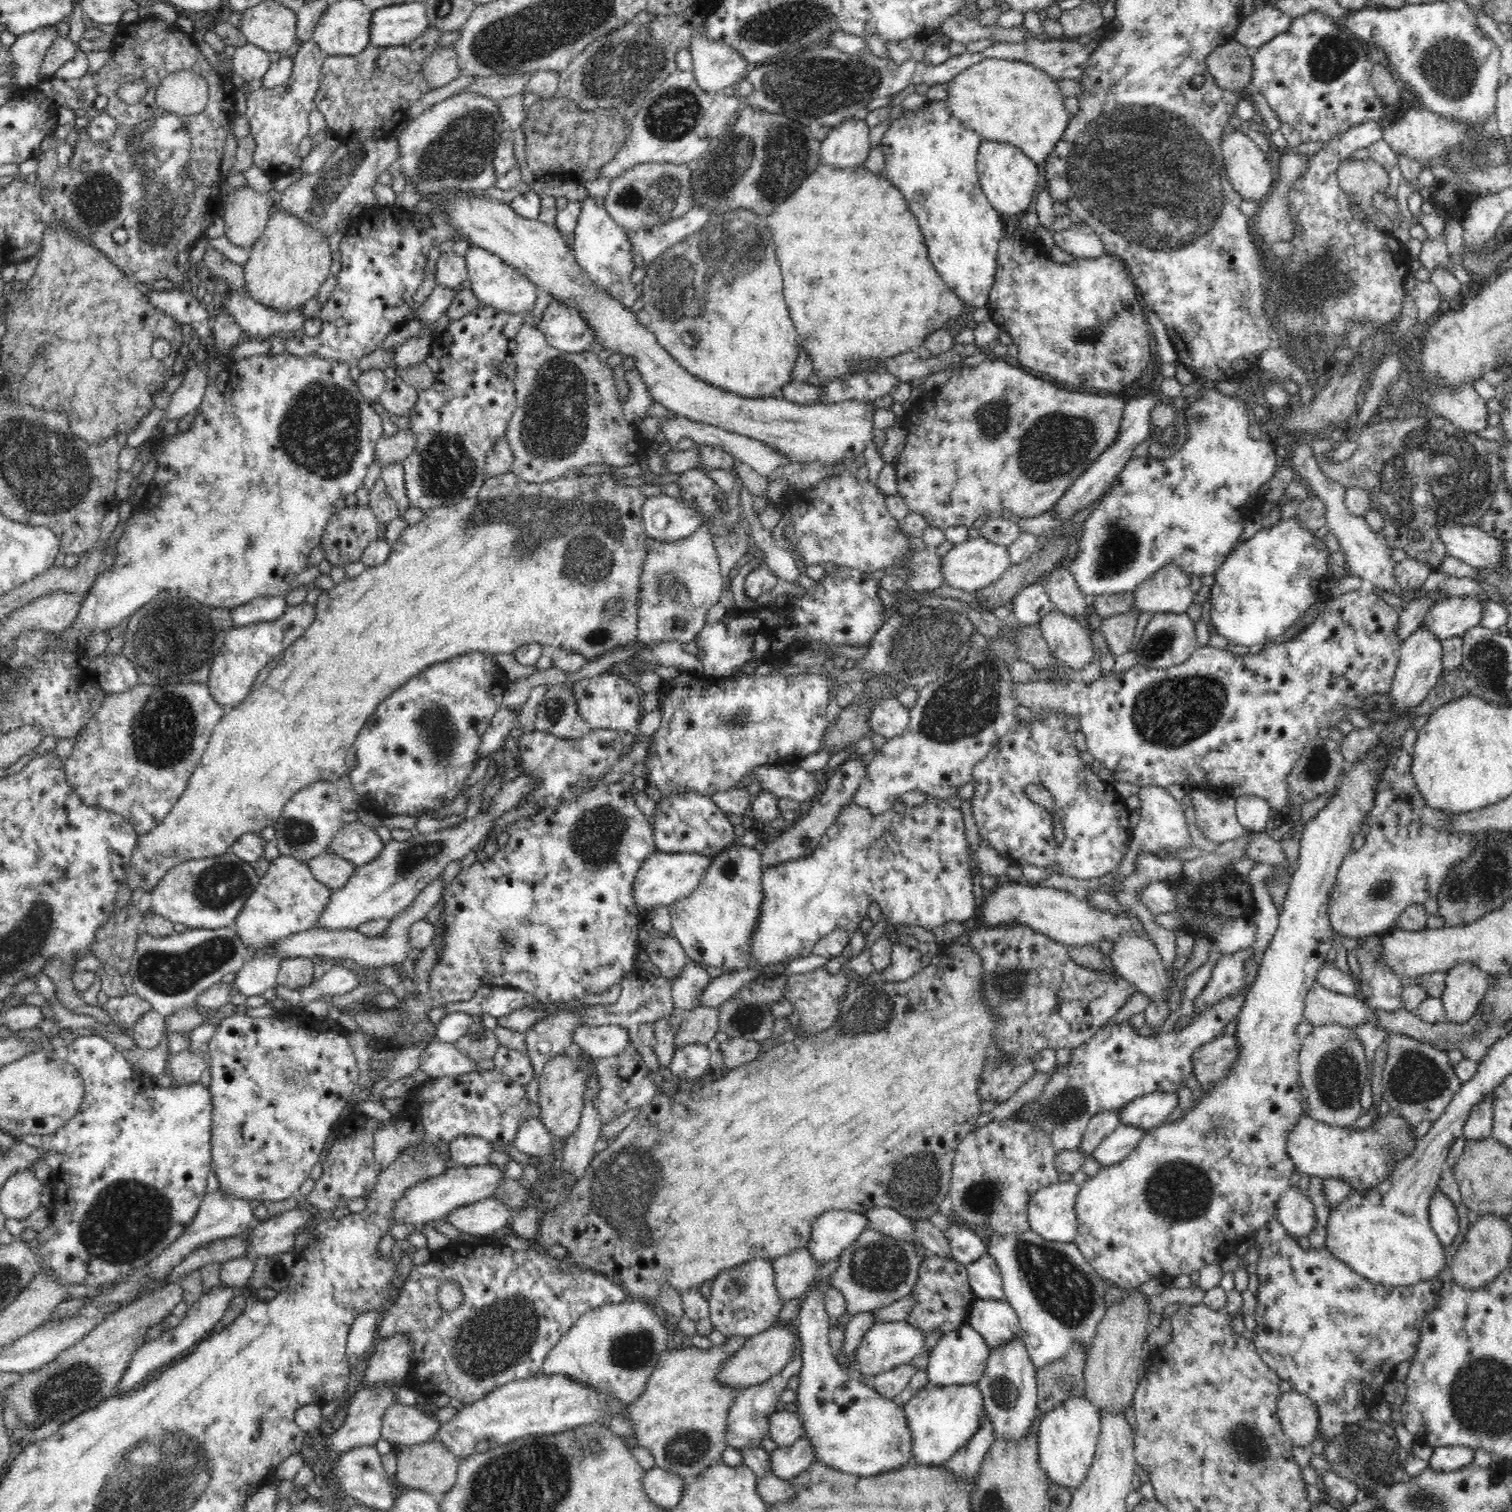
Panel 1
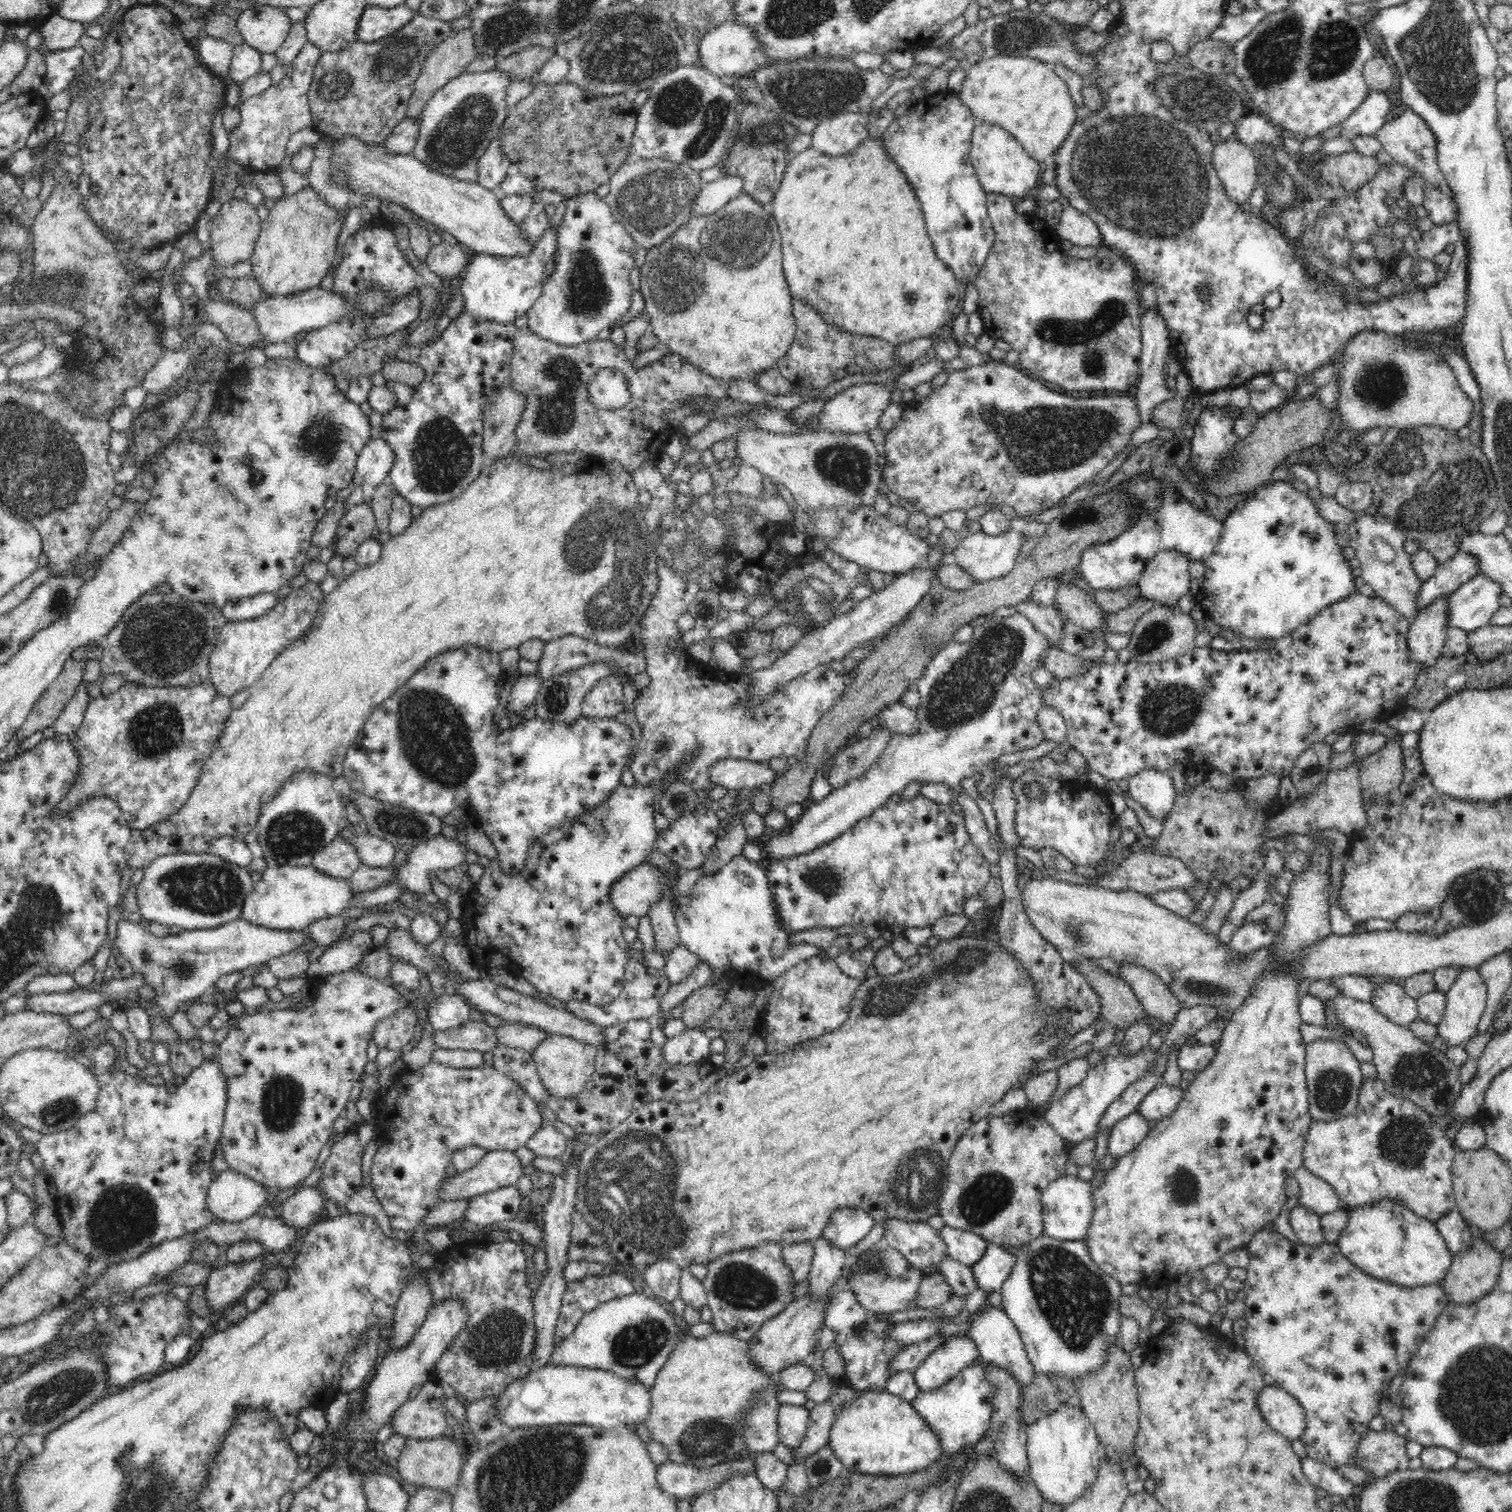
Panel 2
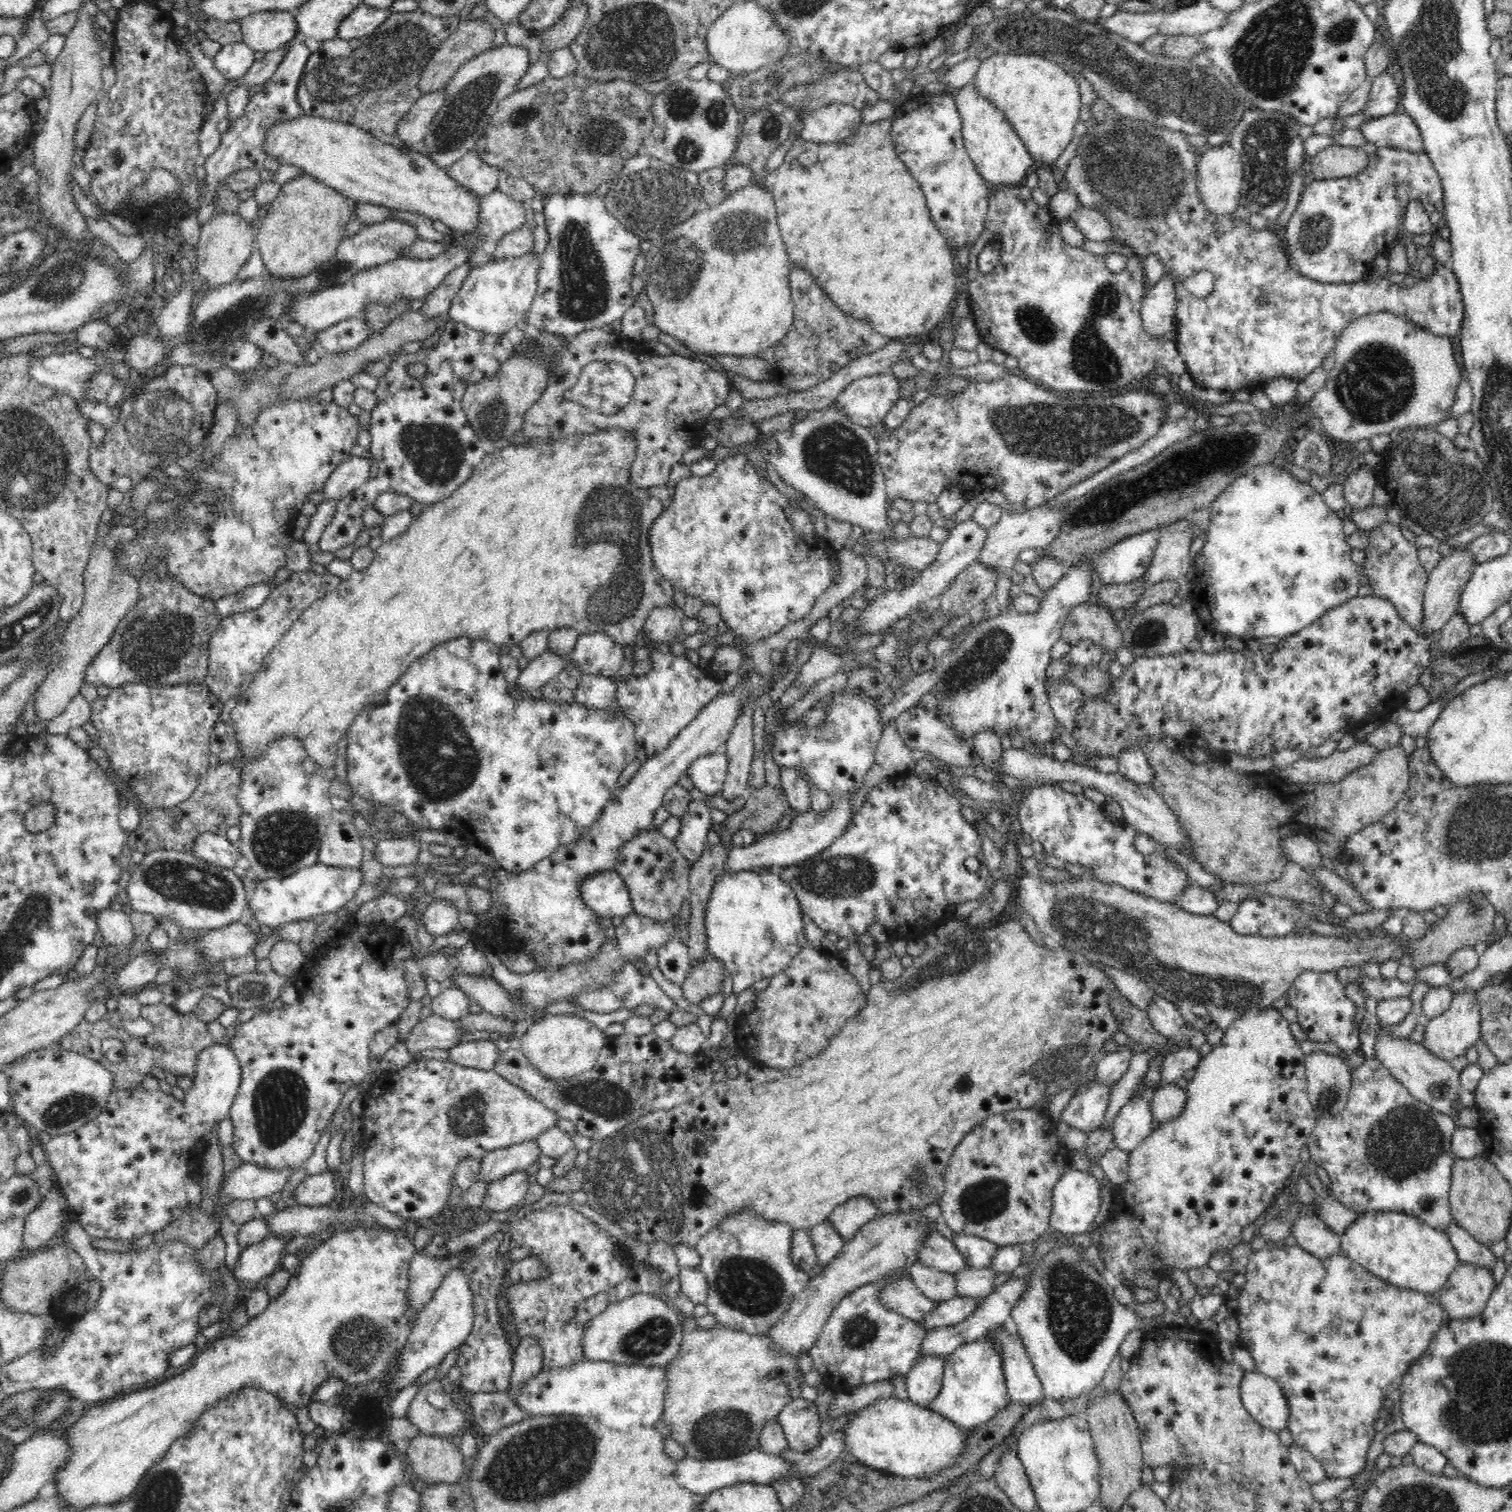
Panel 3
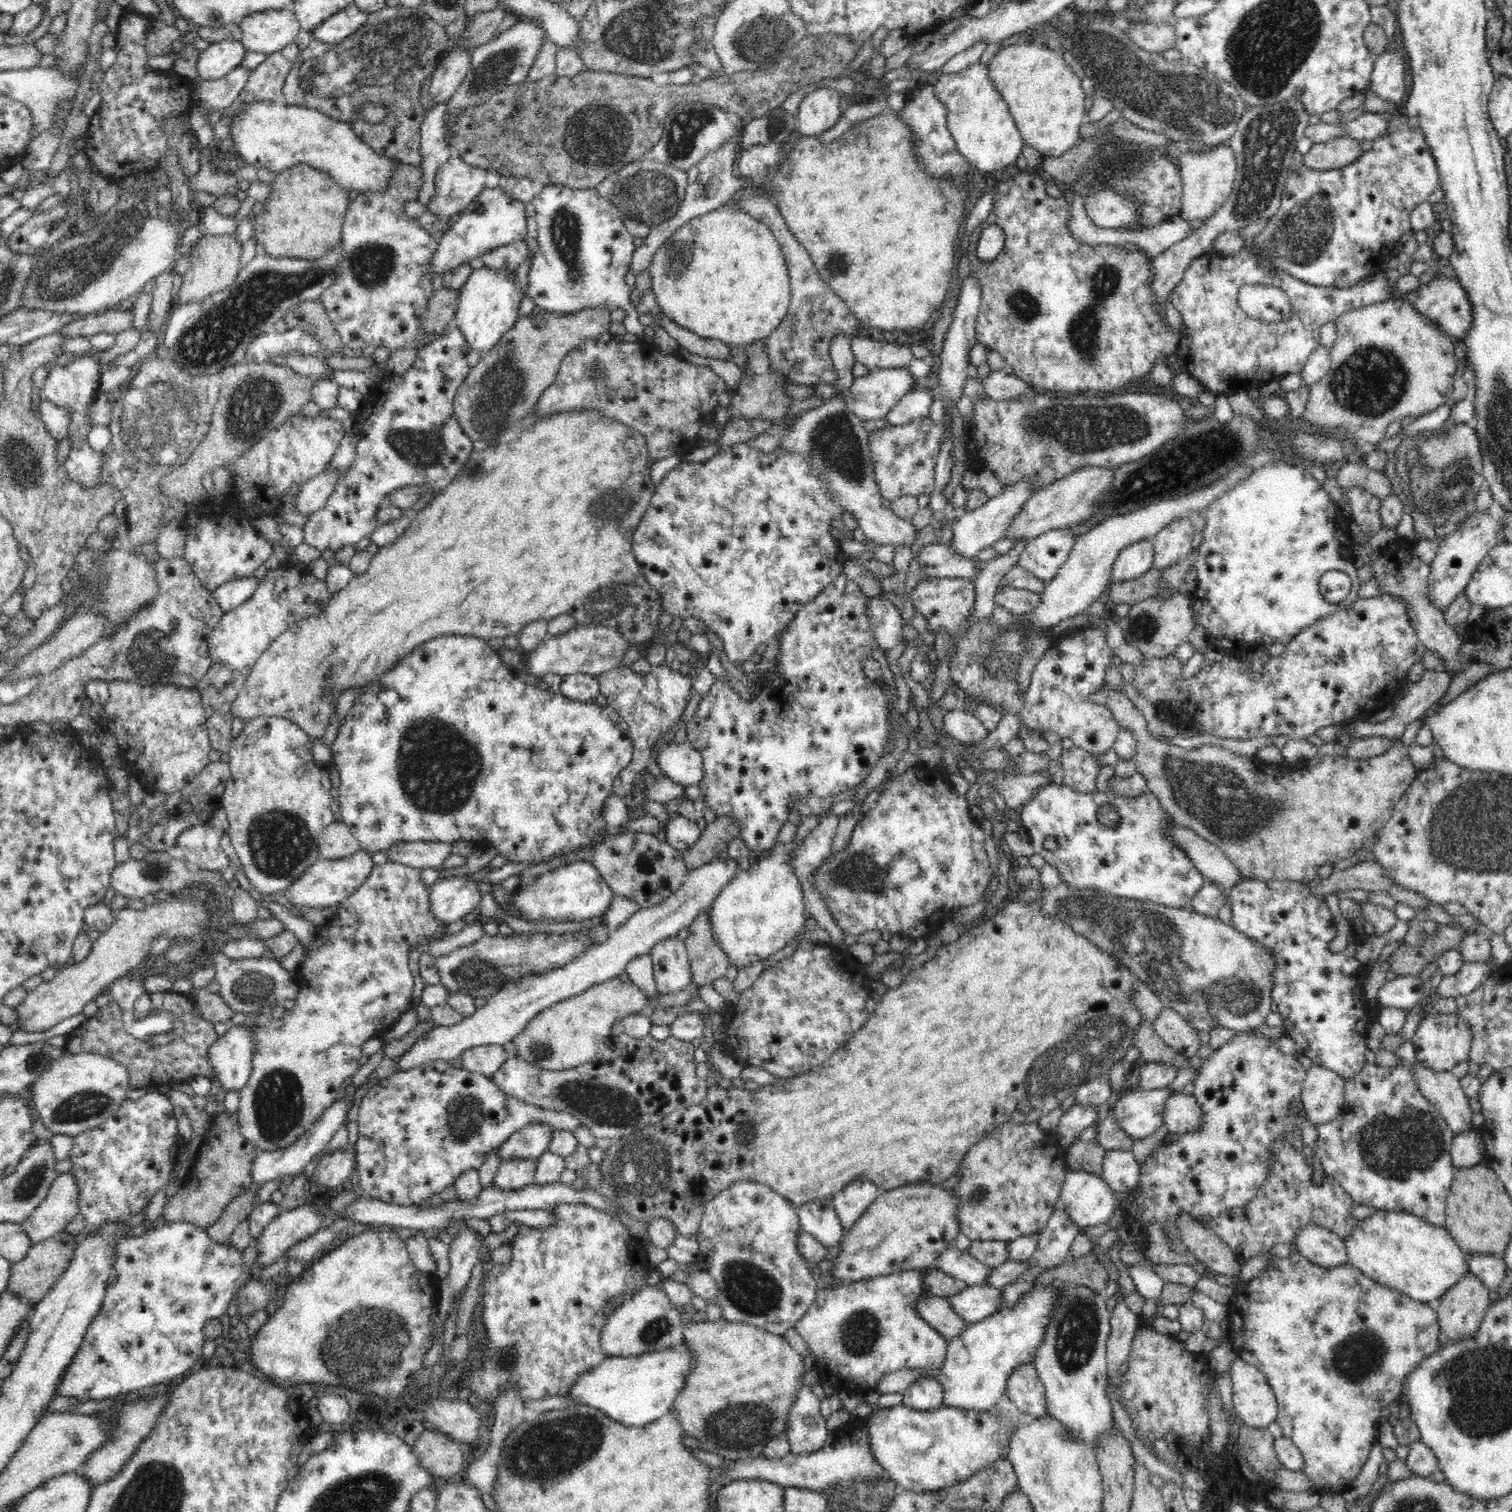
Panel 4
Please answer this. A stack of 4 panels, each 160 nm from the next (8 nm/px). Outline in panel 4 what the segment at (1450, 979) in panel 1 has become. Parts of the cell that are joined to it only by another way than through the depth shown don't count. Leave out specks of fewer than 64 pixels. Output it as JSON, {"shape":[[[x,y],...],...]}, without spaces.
{"shape":[[[1439,1013],[1422,1020],[1414,1031],[1411,1043],[1415,1048],[1415,1060],[1436,1072],[1451,1071],[1459,1062],[1469,1058],[1472,1042],[1472,1031],[1463,1018],[1457,1014]]]}

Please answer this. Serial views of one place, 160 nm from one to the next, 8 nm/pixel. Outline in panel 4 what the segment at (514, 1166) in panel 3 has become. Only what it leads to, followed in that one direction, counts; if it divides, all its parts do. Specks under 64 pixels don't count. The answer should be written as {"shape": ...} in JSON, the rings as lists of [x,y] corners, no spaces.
{"shape":[[[530,1123],[501,1144],[502,1161],[506,1159],[540,1158],[548,1150],[555,1130],[548,1123]]]}

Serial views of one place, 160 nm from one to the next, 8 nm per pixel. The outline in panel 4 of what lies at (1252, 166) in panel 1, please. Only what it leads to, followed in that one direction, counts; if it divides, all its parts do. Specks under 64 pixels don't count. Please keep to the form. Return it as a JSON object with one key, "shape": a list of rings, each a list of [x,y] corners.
{"shape":[[[1227,144],[1212,148],[1201,148],[1189,153],[1182,153],[1178,167],[1183,182],[1179,216],[1191,222],[1212,216],[1232,192],[1232,185],[1237,171],[1237,160]]]}

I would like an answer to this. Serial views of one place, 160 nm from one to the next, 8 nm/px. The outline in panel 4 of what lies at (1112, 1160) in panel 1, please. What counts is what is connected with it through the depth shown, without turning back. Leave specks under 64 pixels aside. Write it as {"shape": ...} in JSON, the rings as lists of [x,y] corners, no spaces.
{"shape":[[[1168,1087],[1128,1091],[1109,1112],[1118,1119],[1124,1133],[1142,1140],[1164,1124],[1165,1105],[1174,1093]]]}

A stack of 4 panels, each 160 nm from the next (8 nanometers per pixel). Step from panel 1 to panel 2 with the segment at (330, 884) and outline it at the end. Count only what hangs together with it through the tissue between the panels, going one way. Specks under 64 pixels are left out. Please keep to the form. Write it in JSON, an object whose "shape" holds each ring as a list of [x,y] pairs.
{"shape":[[[339,833],[314,856],[312,866],[323,874],[349,880],[362,864],[357,848]]]}

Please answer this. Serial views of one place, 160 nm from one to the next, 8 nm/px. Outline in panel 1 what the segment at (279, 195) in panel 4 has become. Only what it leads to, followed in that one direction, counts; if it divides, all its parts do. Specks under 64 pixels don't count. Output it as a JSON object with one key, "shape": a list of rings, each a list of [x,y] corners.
{"shape":[[[280,210],[274,213],[243,266],[246,292],[265,307],[282,313],[302,309],[308,300],[318,294],[320,286],[331,275],[329,239],[320,229],[290,212]]]}

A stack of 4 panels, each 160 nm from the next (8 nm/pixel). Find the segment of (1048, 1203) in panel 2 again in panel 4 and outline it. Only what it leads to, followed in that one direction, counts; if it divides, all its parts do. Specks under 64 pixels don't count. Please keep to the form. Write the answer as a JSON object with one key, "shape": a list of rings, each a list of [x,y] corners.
{"shape":[[[1068,1170],[1059,1200],[1082,1231],[1117,1217],[1119,1210],[1116,1192],[1102,1176],[1088,1171]]]}

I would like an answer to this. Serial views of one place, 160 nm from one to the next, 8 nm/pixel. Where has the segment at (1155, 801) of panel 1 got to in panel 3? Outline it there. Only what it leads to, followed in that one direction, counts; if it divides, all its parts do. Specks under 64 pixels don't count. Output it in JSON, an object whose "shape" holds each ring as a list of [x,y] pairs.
{"shape":[[[1126,747],[1119,752],[1117,758],[1118,768],[1124,776],[1136,783],[1142,783],[1146,787],[1153,785],[1155,772],[1152,770],[1143,749],[1138,747]]]}

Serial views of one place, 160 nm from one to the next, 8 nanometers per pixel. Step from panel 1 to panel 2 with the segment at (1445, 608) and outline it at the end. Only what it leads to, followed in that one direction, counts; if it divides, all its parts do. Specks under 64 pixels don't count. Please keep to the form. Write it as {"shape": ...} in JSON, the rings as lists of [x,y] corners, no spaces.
{"shape":[[[1480,572],[1461,584],[1448,600],[1449,628],[1471,632],[1490,624],[1490,619],[1501,607],[1502,591],[1499,582]]]}

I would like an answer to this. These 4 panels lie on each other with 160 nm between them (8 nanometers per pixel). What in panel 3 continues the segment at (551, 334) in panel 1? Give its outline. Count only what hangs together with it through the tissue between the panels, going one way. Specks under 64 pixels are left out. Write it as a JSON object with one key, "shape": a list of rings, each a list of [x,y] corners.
{"shape":[[[596,191],[580,195],[547,195],[543,205],[548,244],[539,256],[541,265],[537,274],[537,291],[525,317],[529,330],[548,331],[572,340],[582,331],[602,329],[605,324],[620,320],[628,308],[636,303],[630,281],[643,240],[608,212],[605,200]]]}

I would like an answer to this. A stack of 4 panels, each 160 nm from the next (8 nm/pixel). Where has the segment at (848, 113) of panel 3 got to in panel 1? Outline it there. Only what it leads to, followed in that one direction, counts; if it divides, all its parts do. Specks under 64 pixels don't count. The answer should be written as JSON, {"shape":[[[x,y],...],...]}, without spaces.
{"shape":[[[853,116],[832,127],[821,140],[821,160],[836,168],[864,165],[871,150],[869,130],[864,119]]]}

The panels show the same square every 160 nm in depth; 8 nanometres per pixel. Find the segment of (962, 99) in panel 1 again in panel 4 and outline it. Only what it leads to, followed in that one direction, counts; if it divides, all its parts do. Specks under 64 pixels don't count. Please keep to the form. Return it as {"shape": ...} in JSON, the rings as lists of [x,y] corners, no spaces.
{"shape":[[[1017,42],[999,51],[988,62],[988,73],[996,89],[1008,103],[1008,108],[1022,133],[1026,145],[1034,148],[1042,156],[1058,157],[1076,146],[1081,140],[1080,126],[1086,117],[1084,90],[1080,78],[1072,71],[1060,53],[1036,42]]]}

